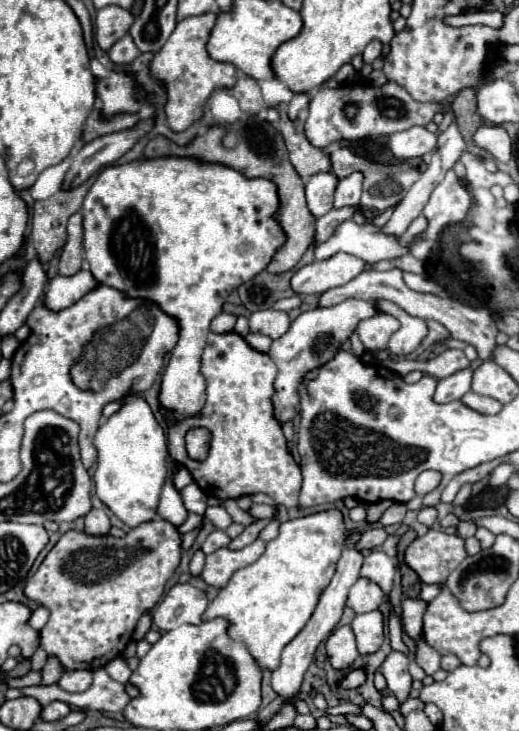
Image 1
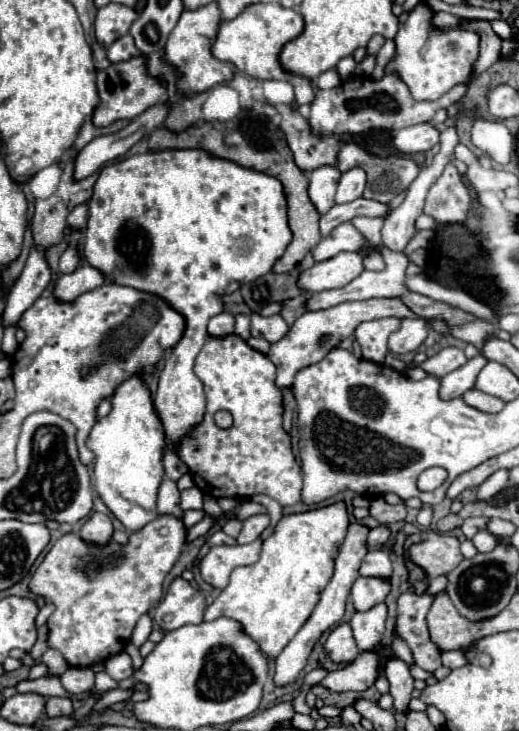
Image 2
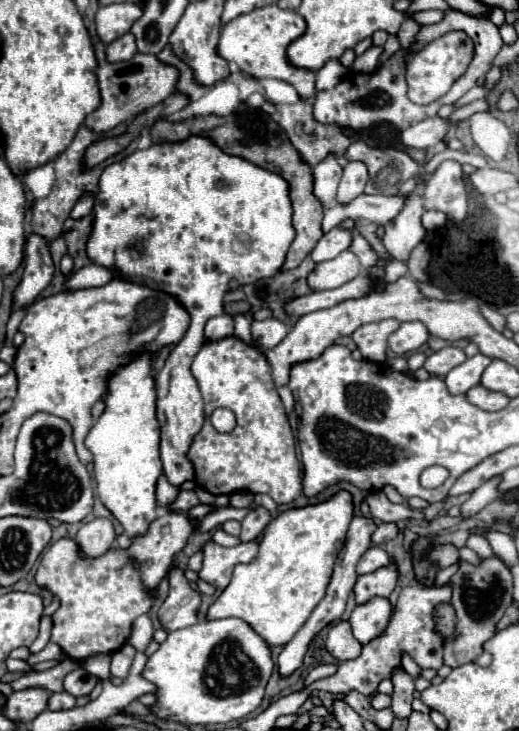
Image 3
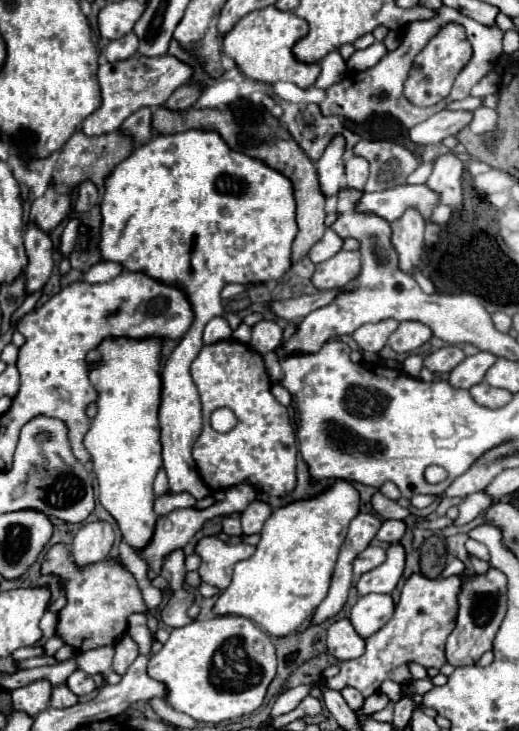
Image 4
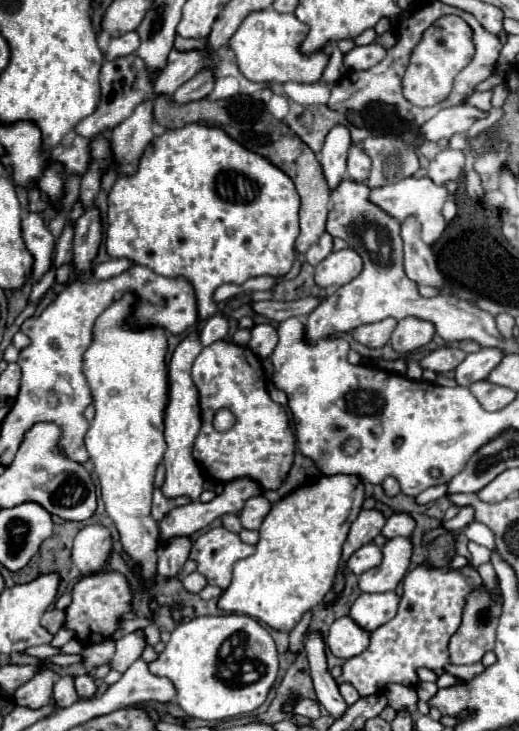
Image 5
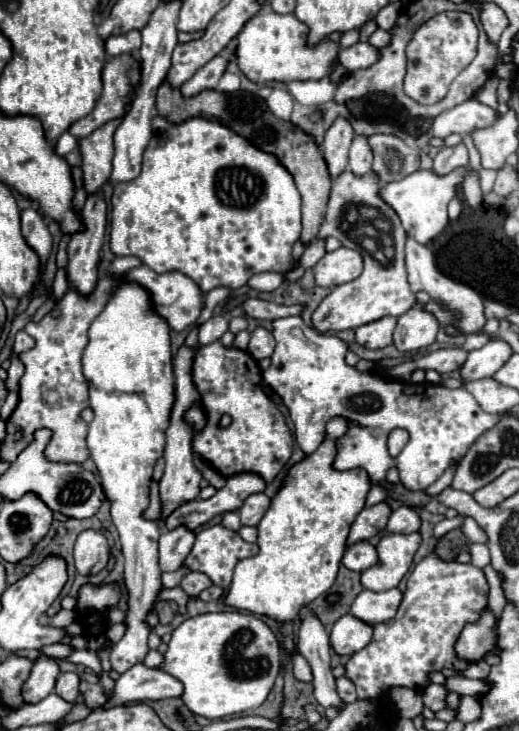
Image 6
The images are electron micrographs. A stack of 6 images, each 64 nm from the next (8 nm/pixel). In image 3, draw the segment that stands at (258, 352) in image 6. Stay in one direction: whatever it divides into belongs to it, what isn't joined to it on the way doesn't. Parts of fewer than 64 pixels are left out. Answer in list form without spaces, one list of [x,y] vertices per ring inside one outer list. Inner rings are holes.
[[[276,318],[252,320],[252,340],[258,342],[258,350],[262,350],[262,352],[266,352],[266,350],[274,348],[278,342],[282,342],[286,334],[288,334],[286,324]]]

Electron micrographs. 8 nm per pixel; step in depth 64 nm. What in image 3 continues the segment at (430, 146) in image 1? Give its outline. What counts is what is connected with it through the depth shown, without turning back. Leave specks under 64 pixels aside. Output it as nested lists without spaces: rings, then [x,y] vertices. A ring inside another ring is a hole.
[[[434,116],[430,120],[412,124],[410,128],[402,130],[400,132],[400,142],[406,148],[422,148],[422,150],[426,150],[426,148],[432,148],[438,142],[442,142],[450,126],[452,124],[448,120],[444,120],[440,116]]]

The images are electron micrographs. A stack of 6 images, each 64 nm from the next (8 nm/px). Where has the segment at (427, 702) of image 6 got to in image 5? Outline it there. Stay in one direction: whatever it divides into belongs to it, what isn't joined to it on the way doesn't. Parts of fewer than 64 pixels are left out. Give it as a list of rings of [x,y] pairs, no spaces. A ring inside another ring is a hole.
[[[418,682],[416,684],[416,692],[418,692],[418,698],[420,700],[430,700],[430,696],[434,696],[434,692],[438,690],[438,686],[434,682]]]

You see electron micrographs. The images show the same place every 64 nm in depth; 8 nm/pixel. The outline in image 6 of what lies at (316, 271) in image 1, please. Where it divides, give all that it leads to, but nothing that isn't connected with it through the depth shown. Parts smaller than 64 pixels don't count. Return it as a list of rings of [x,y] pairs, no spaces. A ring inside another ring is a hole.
[[[338,248],[336,252],[328,252],[316,266],[316,284],[318,286],[338,286],[346,284],[362,274],[362,256],[358,250]]]

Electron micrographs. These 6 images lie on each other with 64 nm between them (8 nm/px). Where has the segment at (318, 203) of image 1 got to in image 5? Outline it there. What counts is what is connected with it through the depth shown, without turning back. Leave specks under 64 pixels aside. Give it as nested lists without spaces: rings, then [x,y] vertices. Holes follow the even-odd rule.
[[[334,126],[324,142],[322,152],[316,156],[330,190],[346,178],[346,156],[350,148],[350,132],[344,126]]]

